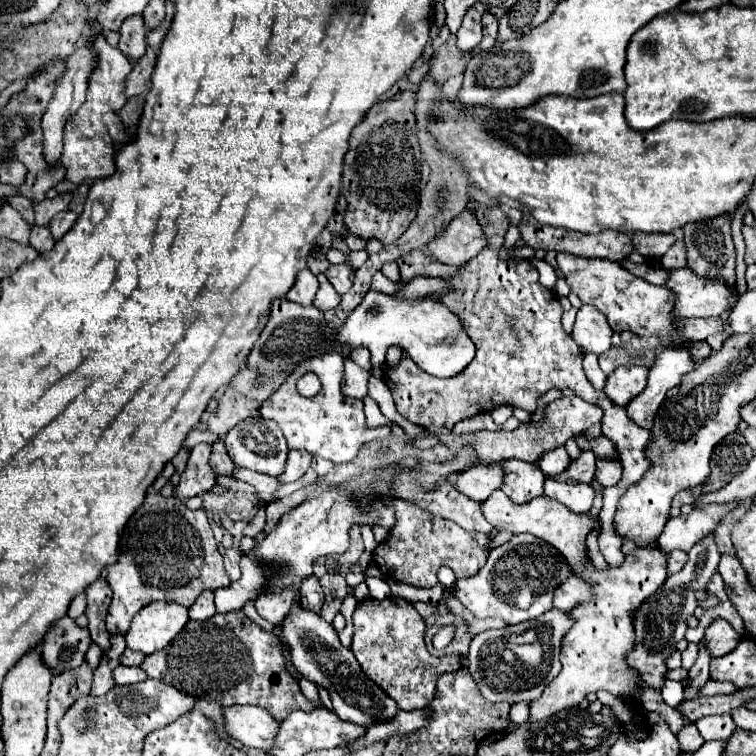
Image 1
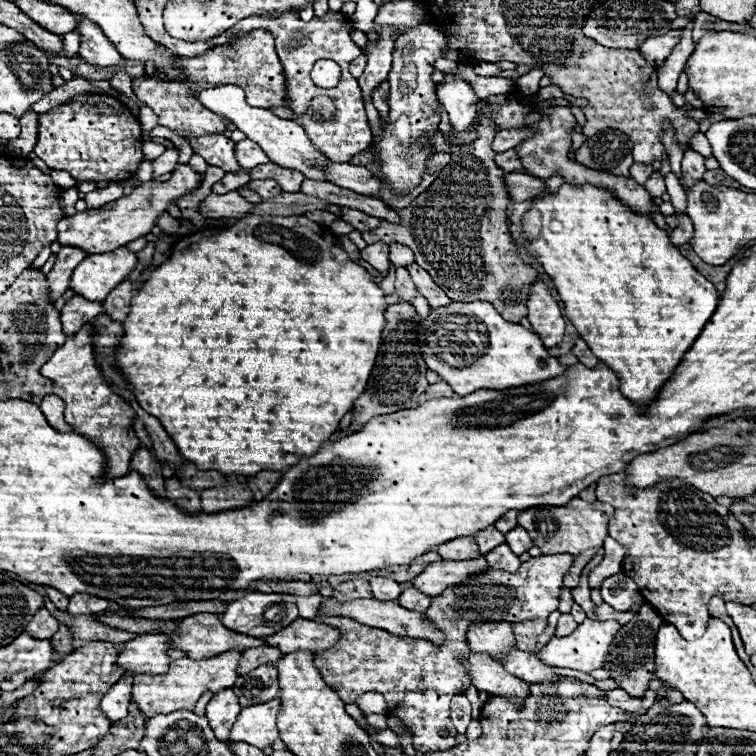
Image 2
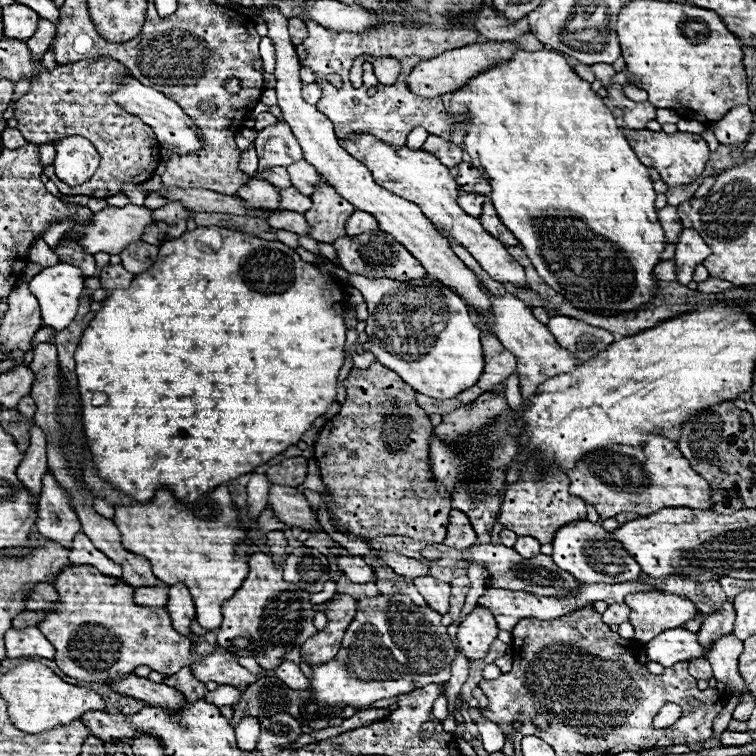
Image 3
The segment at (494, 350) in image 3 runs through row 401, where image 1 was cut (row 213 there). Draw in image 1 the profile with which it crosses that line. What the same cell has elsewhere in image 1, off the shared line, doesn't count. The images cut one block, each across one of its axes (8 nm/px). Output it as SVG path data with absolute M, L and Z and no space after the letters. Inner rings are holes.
M464 208L446 230L428 244L432 256L444 264L462 266L486 248L486 234L472 210Z

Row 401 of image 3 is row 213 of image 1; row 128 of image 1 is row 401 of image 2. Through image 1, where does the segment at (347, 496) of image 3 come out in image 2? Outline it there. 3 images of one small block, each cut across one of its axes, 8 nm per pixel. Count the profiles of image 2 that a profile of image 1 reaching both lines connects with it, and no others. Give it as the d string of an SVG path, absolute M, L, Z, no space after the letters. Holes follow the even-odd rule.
M398 302L386 308L386 328L382 332L382 344L376 358L376 364L372 368L372 374L368 378L366 390L360 394L358 400L354 400L354 422L350 426L352 432L362 430L362 426L382 414L392 414L406 408L416 408L418 396L428 388L426 382L426 364L420 352L418 338L418 322L420 316L416 314L414 306L408 302Z

